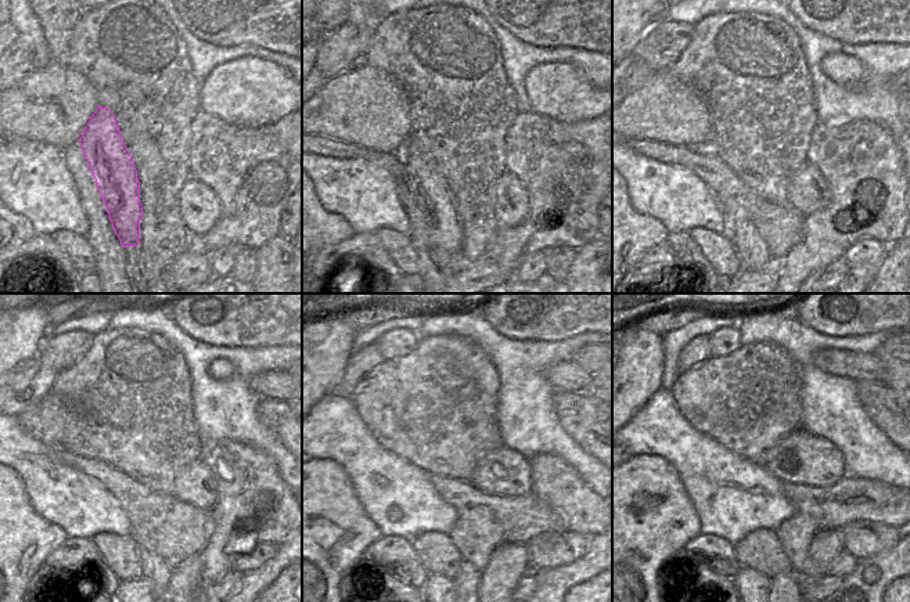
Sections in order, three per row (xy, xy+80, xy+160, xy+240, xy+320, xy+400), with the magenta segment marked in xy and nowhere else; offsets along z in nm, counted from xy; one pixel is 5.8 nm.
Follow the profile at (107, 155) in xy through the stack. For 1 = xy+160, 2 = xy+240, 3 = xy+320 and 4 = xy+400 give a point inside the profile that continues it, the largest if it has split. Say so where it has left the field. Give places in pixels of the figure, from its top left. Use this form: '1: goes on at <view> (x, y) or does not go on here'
1: goes on at xy+160 (752, 251)
2: goes on at xy+240 (155, 570)
3: goes on at xy+320 (468, 575)
4: goes on at xy+400 (791, 575)

